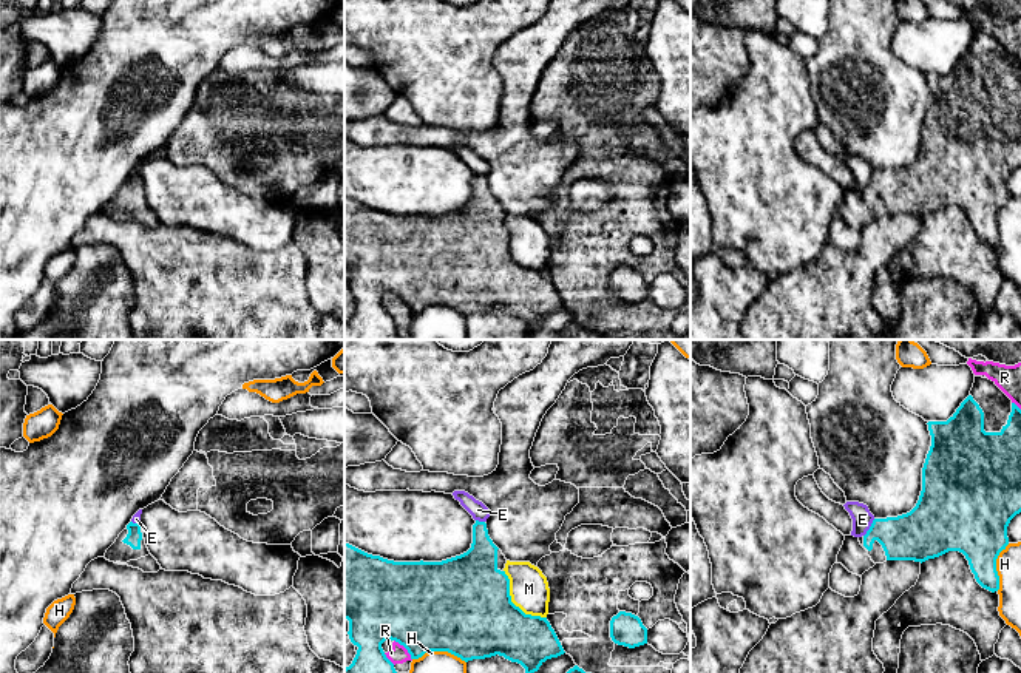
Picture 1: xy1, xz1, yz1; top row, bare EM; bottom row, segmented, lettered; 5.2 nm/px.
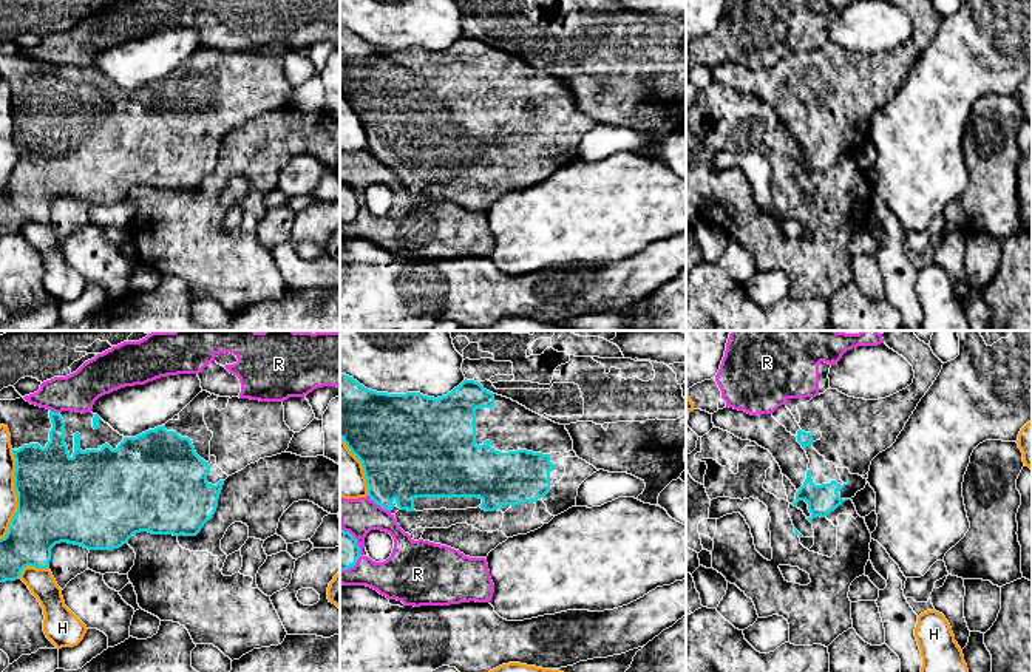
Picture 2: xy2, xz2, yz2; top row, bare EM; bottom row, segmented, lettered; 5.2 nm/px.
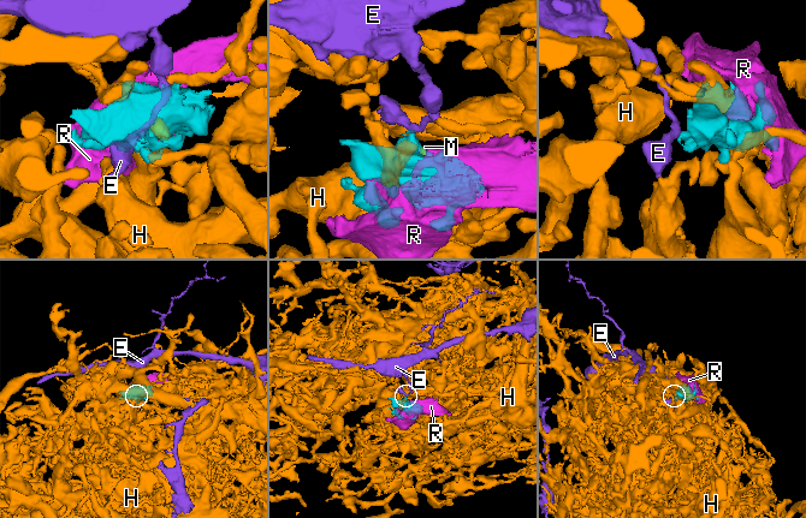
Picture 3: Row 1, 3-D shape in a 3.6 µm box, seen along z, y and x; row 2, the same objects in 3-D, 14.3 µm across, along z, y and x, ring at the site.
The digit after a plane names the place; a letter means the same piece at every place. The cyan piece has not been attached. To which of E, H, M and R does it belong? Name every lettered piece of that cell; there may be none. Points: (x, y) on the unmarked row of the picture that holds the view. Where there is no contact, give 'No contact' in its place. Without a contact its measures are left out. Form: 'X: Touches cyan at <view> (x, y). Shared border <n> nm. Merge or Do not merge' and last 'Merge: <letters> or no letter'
E: Touches cyan at yz1 (870, 182). Shared border 110 nm. Do not merge
H: Touches cyan at xz1 (439, 304). Shared border 280 nm. Do not merge
M: Touches cyan at xz1 (512, 257). Shared border 340 nm. Do not merge
R: Touches cyan at xz2 (379, 158). Shared border 150 nm. Do not merge
Merge: no letter

